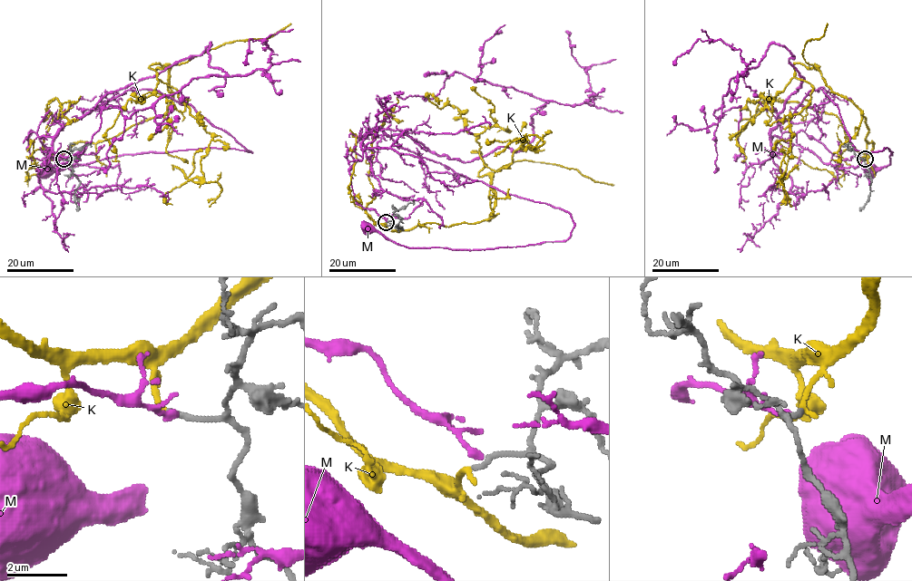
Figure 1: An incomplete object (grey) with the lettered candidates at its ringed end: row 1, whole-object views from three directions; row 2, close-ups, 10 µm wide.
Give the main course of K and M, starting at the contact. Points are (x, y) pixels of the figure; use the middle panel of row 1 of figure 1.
K: (386, 222), (488, 219), (491, 176), (472, 151), (499, 171), (534, 150), (495, 139)
M: (387, 221), (355, 198), (349, 171), (376, 128), (566, 210), (574, 227), (464, 250), (367, 227)

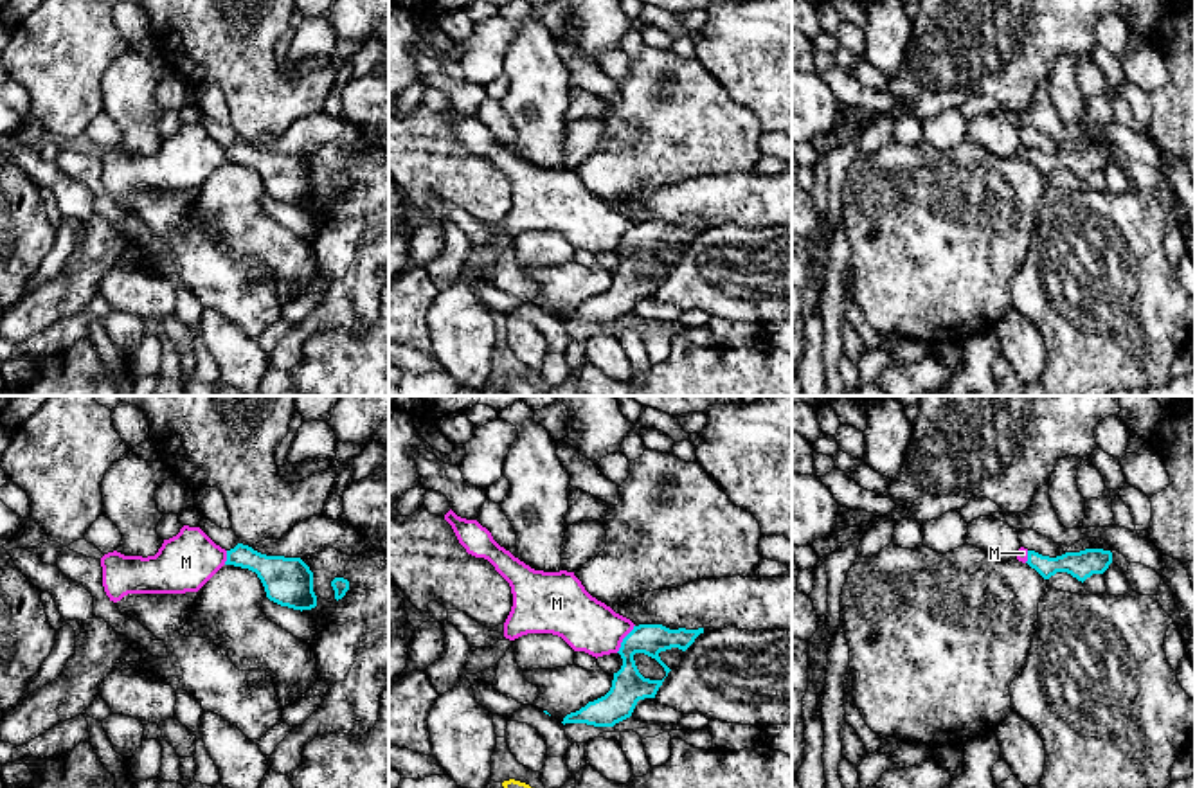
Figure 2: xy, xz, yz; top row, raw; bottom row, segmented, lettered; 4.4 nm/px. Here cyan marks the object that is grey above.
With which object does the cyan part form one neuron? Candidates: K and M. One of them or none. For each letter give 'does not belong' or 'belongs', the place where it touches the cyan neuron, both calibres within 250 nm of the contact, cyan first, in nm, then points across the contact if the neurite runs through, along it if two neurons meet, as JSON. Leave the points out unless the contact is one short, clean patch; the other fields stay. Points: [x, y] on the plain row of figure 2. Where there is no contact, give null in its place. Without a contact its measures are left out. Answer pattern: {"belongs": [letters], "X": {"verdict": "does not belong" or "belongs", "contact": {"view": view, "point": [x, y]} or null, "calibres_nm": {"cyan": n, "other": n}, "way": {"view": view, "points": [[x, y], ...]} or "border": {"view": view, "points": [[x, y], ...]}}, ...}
{"belongs": ["K"], "K": {"verdict": "belongs", "contact": null}, "M": {"verdict": "does not belong", "contact": {"view": "xz", "point": [623, 236]}, "calibres_nm": {"cyan": 160, "other": 240}, "border": {"view": "xz", "points": [[634, 222], [616, 249]]}}}

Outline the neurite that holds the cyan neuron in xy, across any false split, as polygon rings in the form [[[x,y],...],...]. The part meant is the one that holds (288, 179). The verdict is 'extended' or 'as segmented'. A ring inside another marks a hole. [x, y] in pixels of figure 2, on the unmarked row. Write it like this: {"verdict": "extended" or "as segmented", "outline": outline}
{"verdict": "as segmented", "outline": [[[238,140],[227,148],[225,162],[256,169],[266,194],[281,203],[301,209],[317,203],[313,169],[301,155],[266,153],[248,142]]]}

